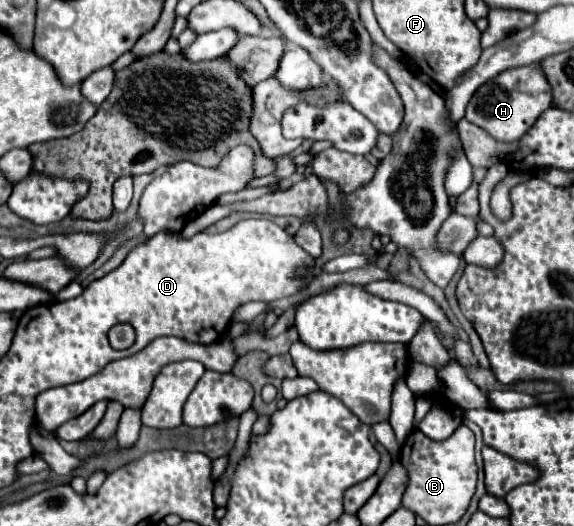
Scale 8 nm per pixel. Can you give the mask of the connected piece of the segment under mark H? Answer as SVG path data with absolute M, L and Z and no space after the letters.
M522 66L498 74L480 86L466 106L466 120L486 130L494 140L518 142L536 122L536 118L552 106L552 90L538 66Z

